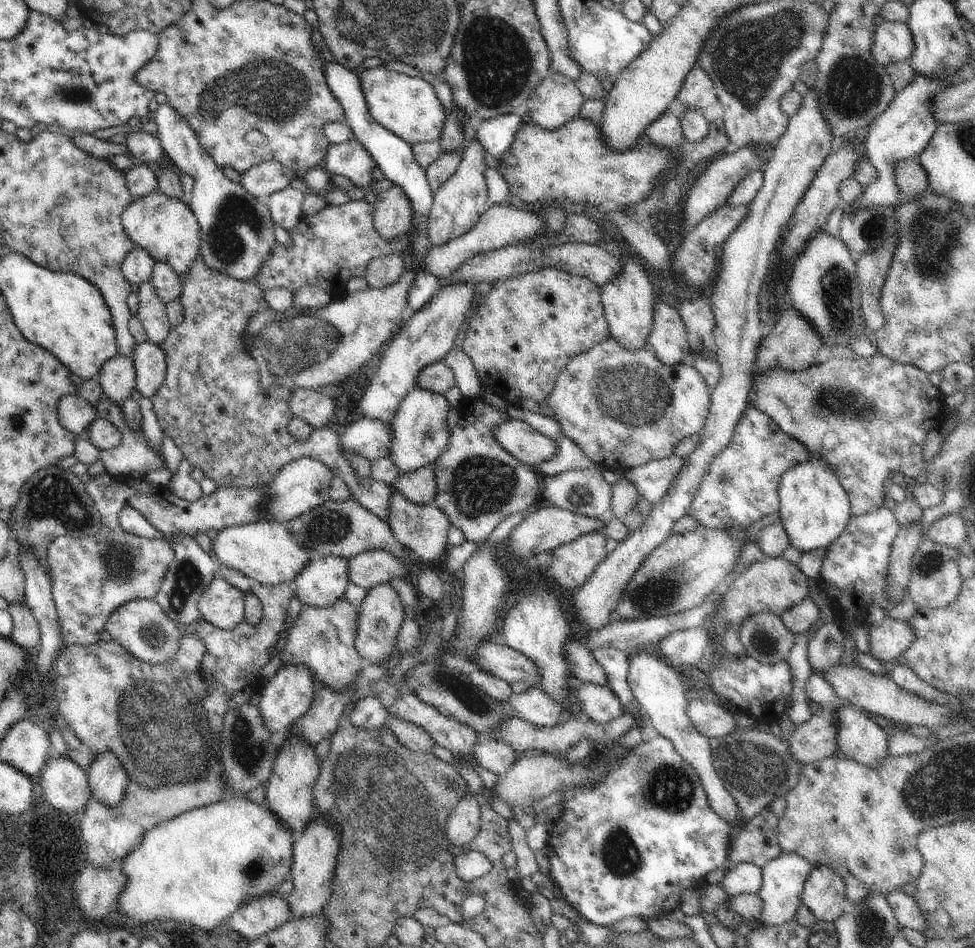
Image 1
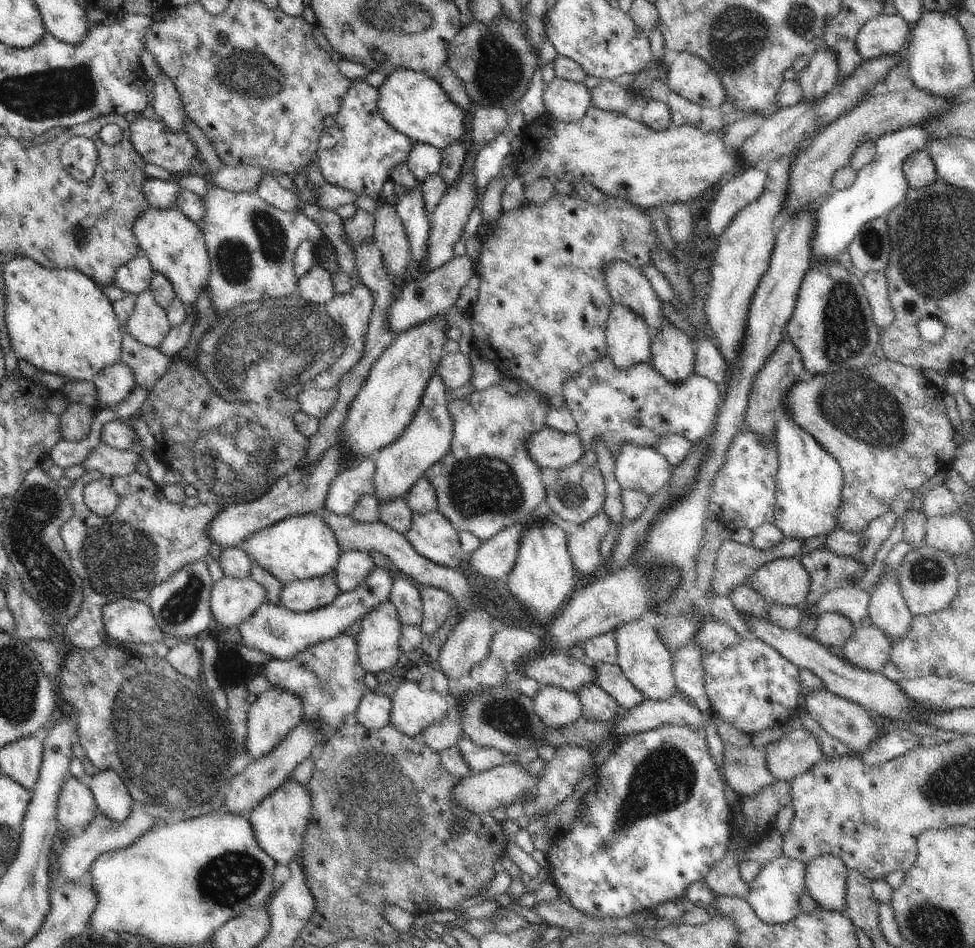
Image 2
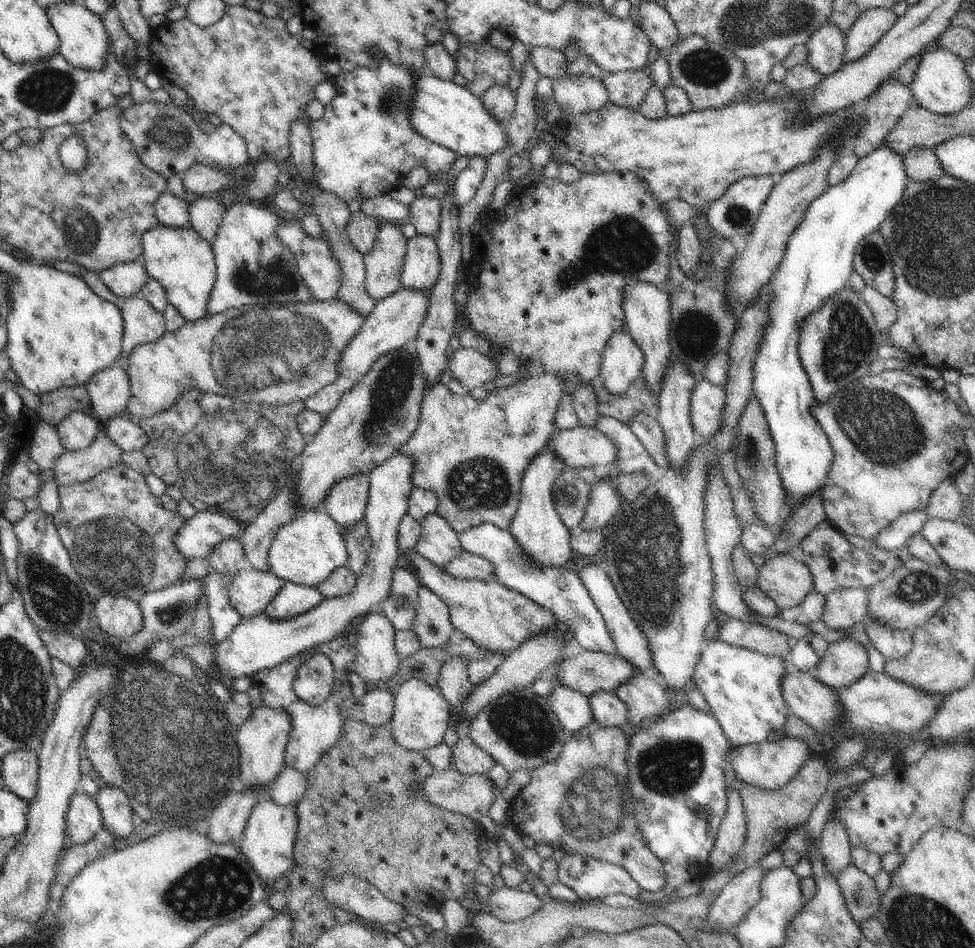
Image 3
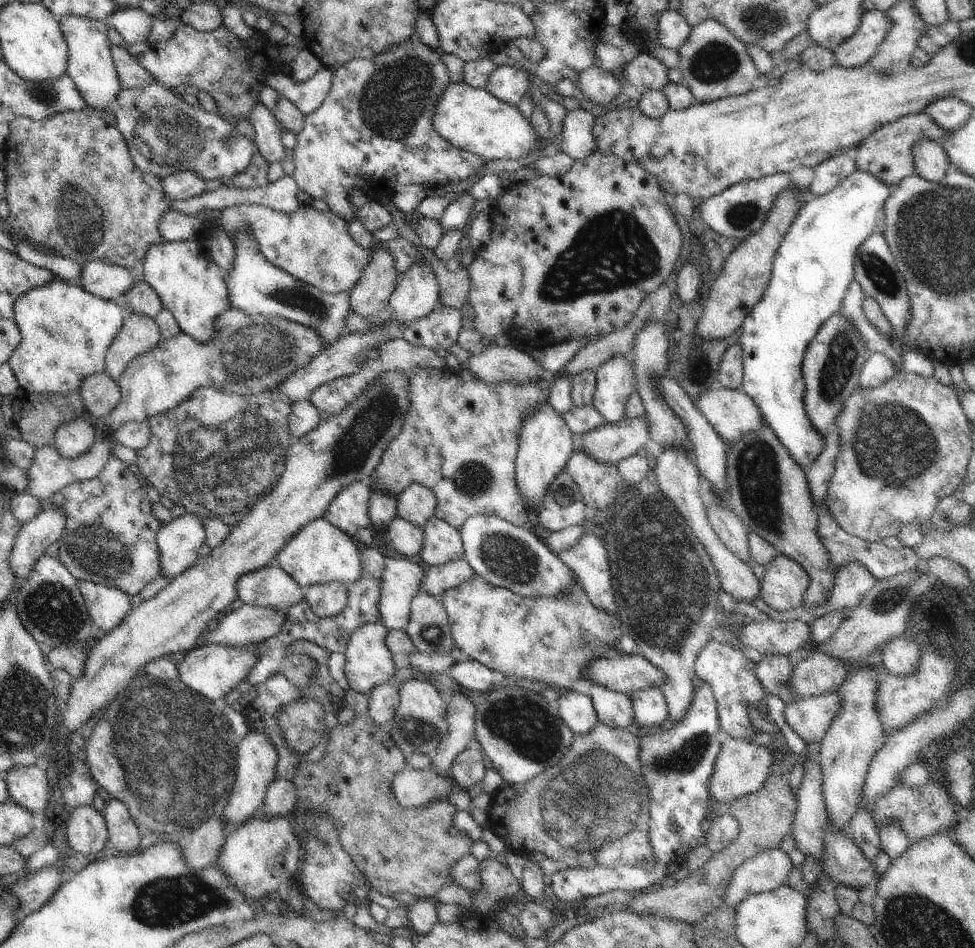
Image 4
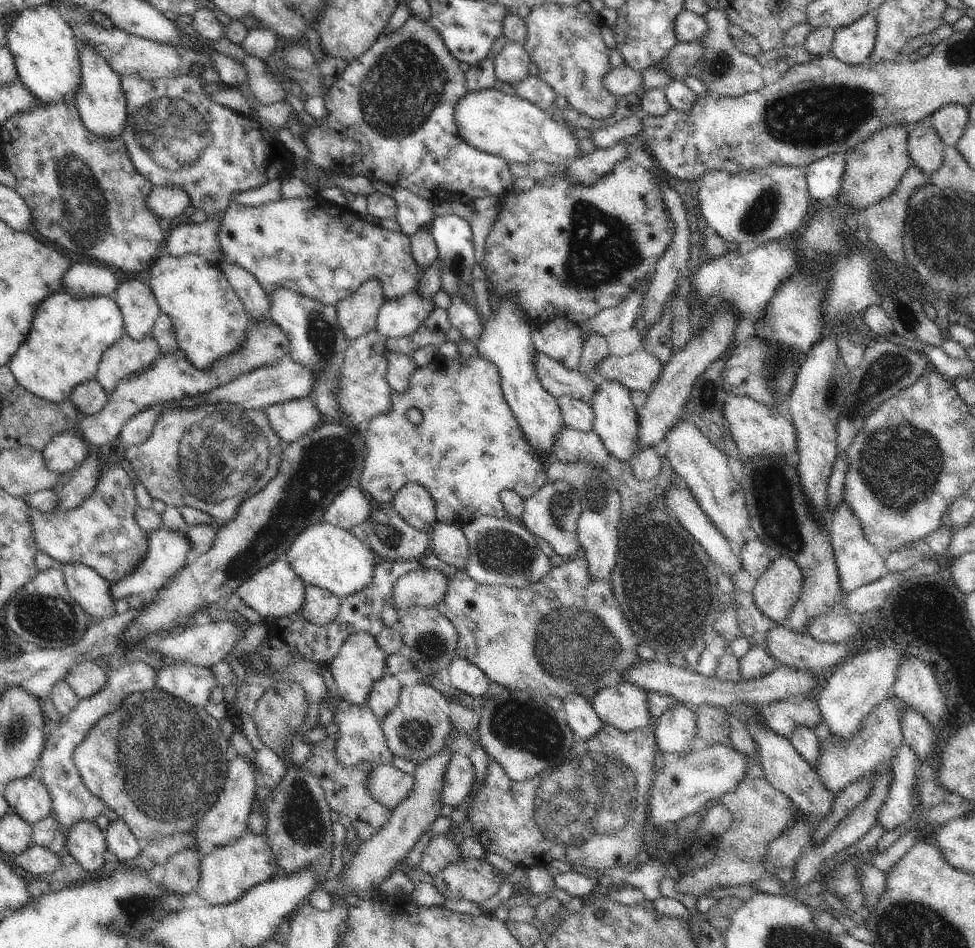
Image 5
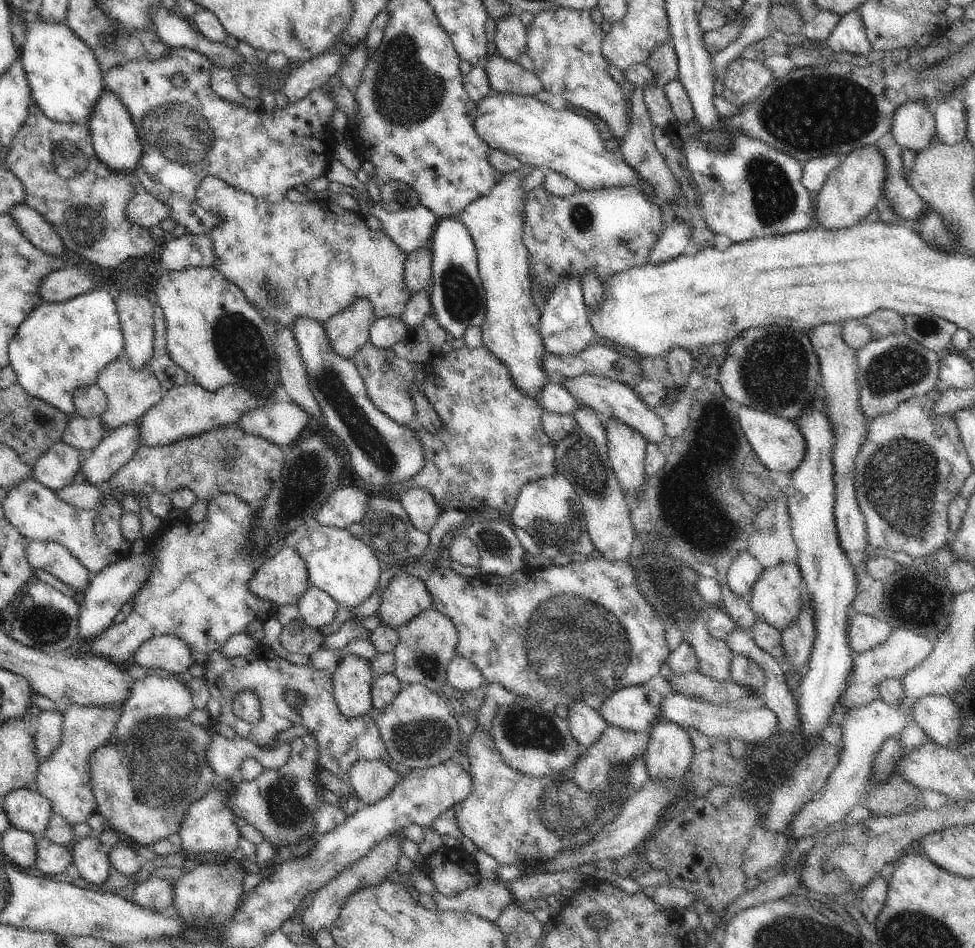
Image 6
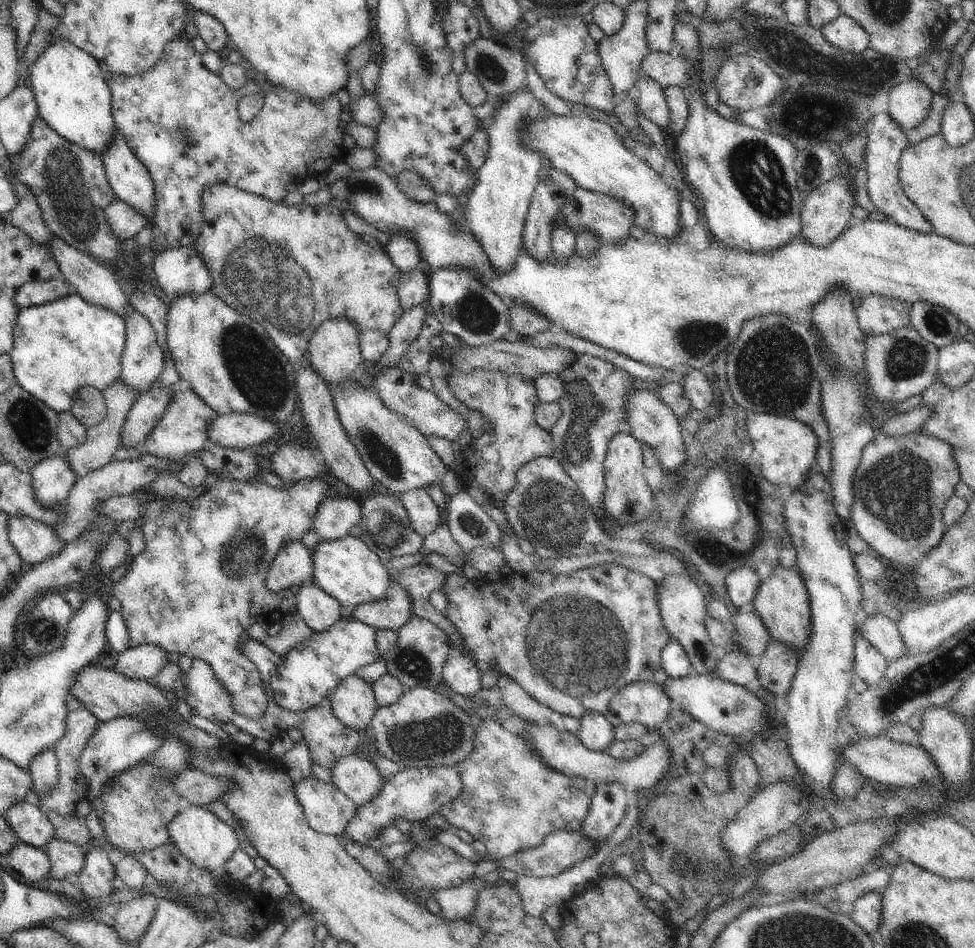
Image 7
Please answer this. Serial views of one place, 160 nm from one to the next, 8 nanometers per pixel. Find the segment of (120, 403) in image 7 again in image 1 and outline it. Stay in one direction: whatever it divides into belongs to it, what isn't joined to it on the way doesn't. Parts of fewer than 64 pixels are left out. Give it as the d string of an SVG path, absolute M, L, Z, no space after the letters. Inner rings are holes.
M151 281L142 283L137 292L139 296L139 309L137 317L145 328L150 342L160 344L170 334L170 324L166 304L156 294Z

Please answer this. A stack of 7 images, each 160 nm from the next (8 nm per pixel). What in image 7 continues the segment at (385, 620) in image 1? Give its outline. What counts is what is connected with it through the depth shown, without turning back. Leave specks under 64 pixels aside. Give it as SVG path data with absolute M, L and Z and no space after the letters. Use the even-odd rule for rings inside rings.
M352 674L338 684L330 698L332 714L346 728L358 732L369 730L378 710L372 685Z

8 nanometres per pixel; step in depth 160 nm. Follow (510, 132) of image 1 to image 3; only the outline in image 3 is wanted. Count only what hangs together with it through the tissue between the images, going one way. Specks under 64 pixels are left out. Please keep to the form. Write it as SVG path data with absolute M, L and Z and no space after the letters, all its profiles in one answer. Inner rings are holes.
M473 156L465 169L457 176L455 184L455 205L462 208L476 194L487 171L488 158Z

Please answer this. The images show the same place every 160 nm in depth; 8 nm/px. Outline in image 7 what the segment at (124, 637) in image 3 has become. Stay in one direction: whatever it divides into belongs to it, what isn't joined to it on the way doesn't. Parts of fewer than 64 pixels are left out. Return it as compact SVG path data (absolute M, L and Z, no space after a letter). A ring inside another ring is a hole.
M8 516L8 540L20 559L32 566L54 558L65 544L52 527L22 516Z

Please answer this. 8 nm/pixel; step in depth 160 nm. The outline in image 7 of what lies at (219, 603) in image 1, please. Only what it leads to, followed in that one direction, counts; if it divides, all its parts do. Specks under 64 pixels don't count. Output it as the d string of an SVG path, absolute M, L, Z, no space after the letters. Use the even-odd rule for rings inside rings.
M292 540L273 559L268 570L266 585L271 592L294 591L313 581L314 556L302 540Z

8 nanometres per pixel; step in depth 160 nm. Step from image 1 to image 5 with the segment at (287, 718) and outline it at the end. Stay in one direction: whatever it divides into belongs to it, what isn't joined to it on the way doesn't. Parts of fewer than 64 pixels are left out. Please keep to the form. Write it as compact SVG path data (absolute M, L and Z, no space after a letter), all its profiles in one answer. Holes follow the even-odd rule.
M233 754L222 794L214 806L194 826L198 828L197 832L193 832L195 839L204 854L216 847L233 843L246 832L252 802L254 802L256 791L261 783L258 778L257 765L241 755Z

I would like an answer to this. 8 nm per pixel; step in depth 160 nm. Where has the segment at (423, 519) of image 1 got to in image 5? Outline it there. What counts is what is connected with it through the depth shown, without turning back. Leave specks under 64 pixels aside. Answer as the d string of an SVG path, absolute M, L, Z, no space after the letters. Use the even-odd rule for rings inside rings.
M436 523L433 528L429 547L442 562L464 569L470 553L466 535L460 526Z

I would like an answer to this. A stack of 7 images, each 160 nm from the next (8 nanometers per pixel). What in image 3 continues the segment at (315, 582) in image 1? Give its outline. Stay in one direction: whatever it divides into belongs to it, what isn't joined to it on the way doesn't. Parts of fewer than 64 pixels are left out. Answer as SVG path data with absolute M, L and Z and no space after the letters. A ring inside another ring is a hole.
M287 581L262 613L276 620L288 620L308 612L324 599L318 587Z

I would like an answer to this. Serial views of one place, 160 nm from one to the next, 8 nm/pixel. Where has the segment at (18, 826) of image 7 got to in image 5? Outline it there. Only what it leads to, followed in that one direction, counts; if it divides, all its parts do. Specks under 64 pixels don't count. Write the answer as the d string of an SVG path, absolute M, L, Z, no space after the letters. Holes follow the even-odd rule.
M28 775L11 780L2 787L2 793L11 806L10 811L19 814L31 826L51 816L52 795L38 777Z

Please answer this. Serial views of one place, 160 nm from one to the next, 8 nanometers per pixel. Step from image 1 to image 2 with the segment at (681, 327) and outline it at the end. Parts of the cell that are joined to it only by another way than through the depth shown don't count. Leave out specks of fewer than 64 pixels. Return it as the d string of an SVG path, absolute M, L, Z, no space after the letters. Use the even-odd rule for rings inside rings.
M664 317L661 329L654 333L651 365L669 382L681 383L693 372L695 350L689 334Z

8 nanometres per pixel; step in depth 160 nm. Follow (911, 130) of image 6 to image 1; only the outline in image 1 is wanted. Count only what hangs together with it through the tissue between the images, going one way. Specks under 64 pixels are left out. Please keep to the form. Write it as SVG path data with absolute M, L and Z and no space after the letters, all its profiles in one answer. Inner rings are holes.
M915 157L899 160L893 171L898 190L904 199L928 190L929 180L926 171Z

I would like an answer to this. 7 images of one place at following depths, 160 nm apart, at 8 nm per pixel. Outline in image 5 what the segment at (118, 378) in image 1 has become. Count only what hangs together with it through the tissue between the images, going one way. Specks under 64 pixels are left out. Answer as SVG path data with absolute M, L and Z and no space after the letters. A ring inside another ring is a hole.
M90 379L76 385L70 396L81 416L99 413L109 401L109 394L96 380Z

